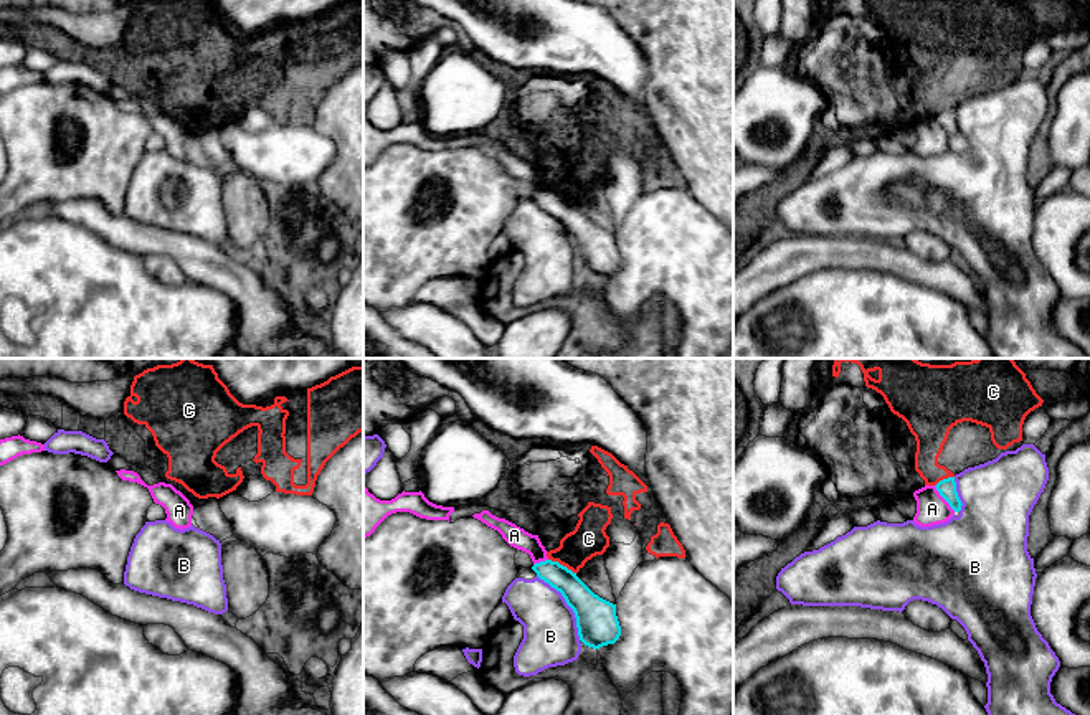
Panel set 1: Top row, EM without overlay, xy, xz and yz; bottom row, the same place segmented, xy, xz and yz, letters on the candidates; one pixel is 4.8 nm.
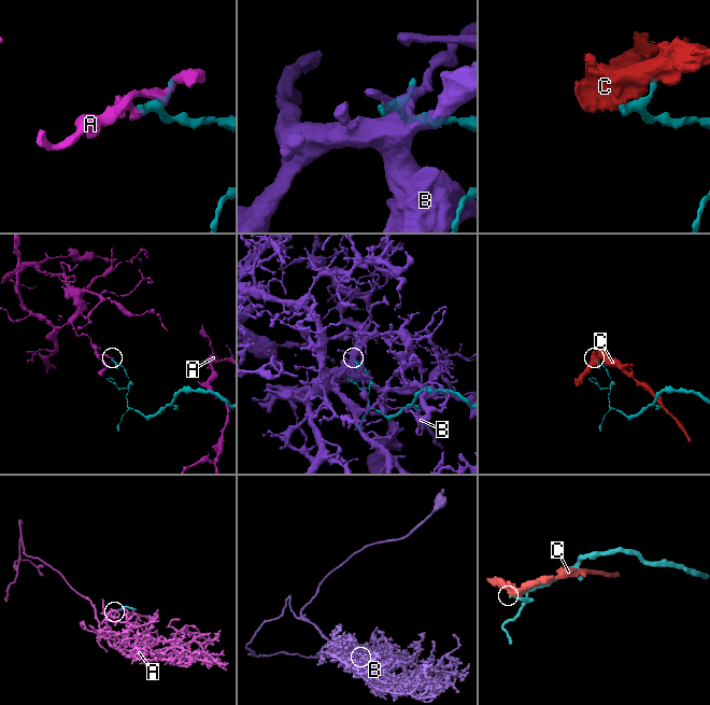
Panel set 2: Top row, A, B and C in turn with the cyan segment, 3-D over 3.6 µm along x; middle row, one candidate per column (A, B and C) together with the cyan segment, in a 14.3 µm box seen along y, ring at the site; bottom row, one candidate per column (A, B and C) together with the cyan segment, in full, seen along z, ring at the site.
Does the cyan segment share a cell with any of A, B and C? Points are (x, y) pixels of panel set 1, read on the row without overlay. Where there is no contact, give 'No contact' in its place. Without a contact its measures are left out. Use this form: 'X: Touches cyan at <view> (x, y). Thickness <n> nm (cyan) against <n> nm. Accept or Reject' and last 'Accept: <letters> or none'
A: Touches cyan at yz (943, 127). Thickness 90 nm (cyan) against 160 nm. Reject
B: Touches cyan at xz (567, 233). Thickness 200 nm (cyan) against 280 nm. Reject
C: Touches cyan at xz (562, 195). Thickness 150 nm (cyan) against 170 nm. Reject
Accept: none

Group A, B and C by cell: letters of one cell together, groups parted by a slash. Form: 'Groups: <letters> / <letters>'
Groups: A / B / C

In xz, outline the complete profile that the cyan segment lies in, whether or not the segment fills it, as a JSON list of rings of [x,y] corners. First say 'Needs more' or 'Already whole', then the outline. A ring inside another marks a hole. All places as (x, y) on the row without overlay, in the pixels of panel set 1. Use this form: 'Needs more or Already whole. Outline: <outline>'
Already whole. Outline: [[[545,190],[532,200],[540,210],[562,223],[573,239],[580,271],[593,279],[614,274],[621,266],[616,234],[595,225],[571,200],[558,192]]]

